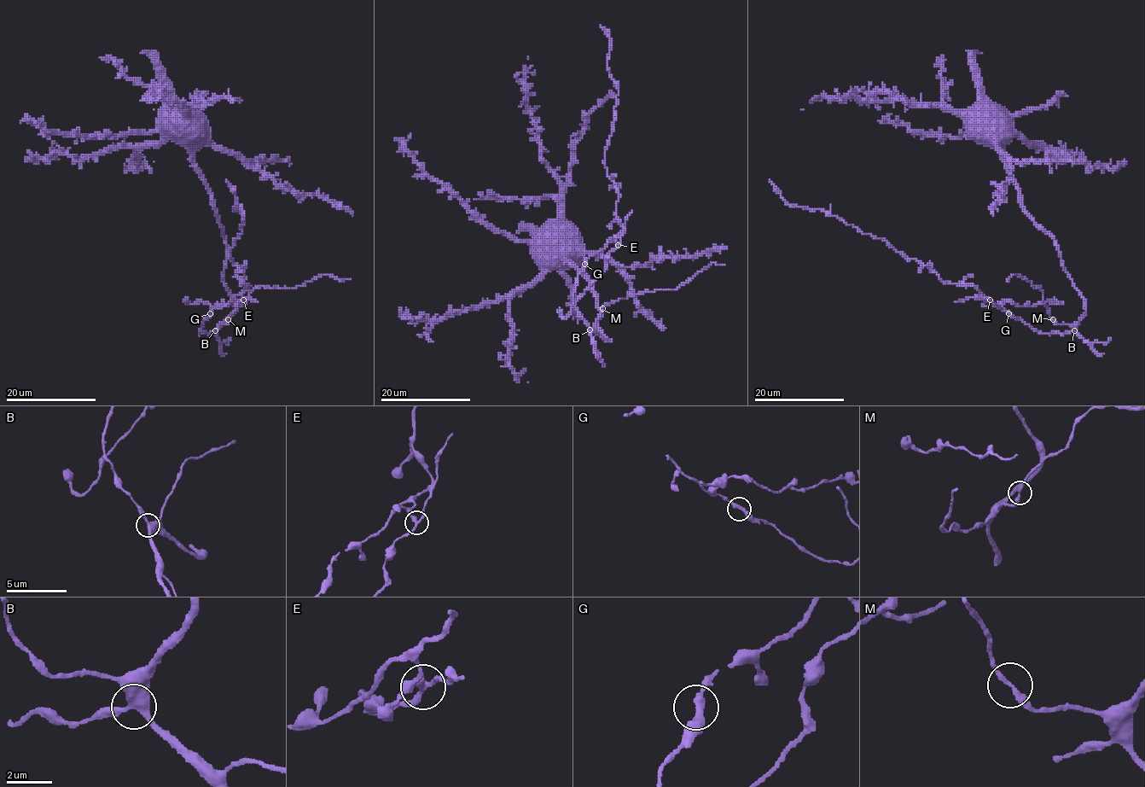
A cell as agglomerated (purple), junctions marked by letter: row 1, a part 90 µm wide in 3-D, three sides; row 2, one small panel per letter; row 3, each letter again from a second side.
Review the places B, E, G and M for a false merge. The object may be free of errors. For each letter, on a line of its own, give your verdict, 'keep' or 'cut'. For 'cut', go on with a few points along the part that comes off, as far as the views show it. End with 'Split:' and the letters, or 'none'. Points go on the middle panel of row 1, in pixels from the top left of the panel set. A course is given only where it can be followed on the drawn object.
B: keep
E: cut; foreign part runs (618, 245), (608, 253), (605, 267), (575, 302), (566, 316), (561, 316), (559, 308)
G: keep
M: keep
Split: E

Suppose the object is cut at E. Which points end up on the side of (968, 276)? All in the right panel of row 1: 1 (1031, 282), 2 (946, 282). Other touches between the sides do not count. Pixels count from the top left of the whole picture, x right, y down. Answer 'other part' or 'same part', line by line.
1: same part
2: same part

